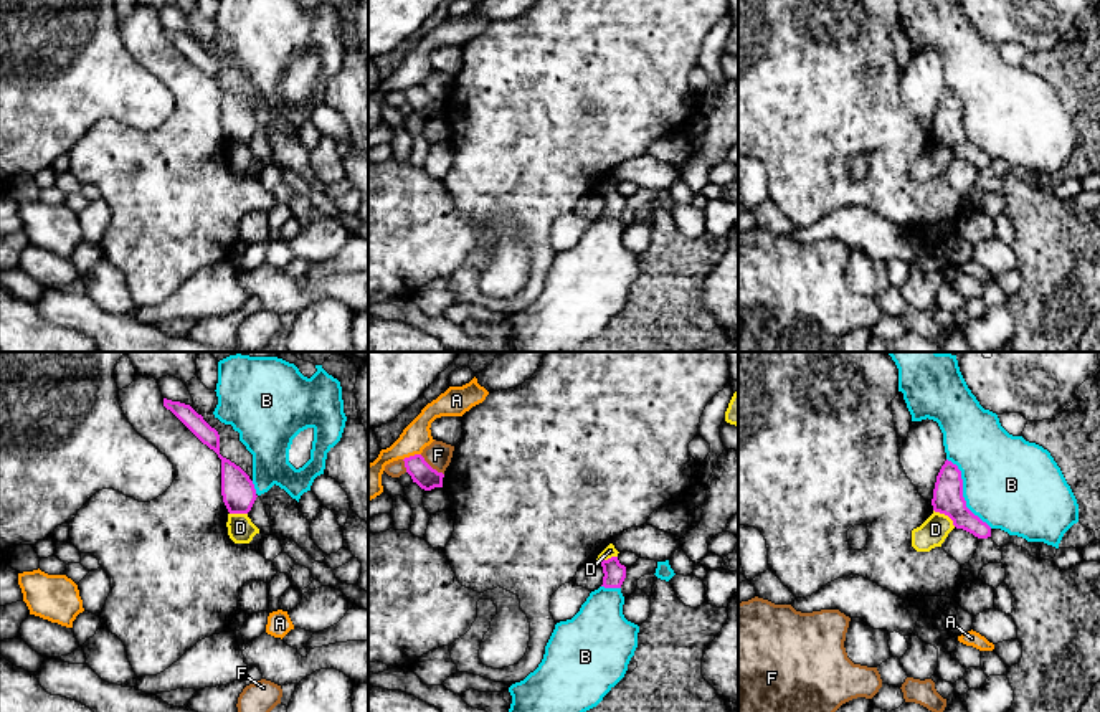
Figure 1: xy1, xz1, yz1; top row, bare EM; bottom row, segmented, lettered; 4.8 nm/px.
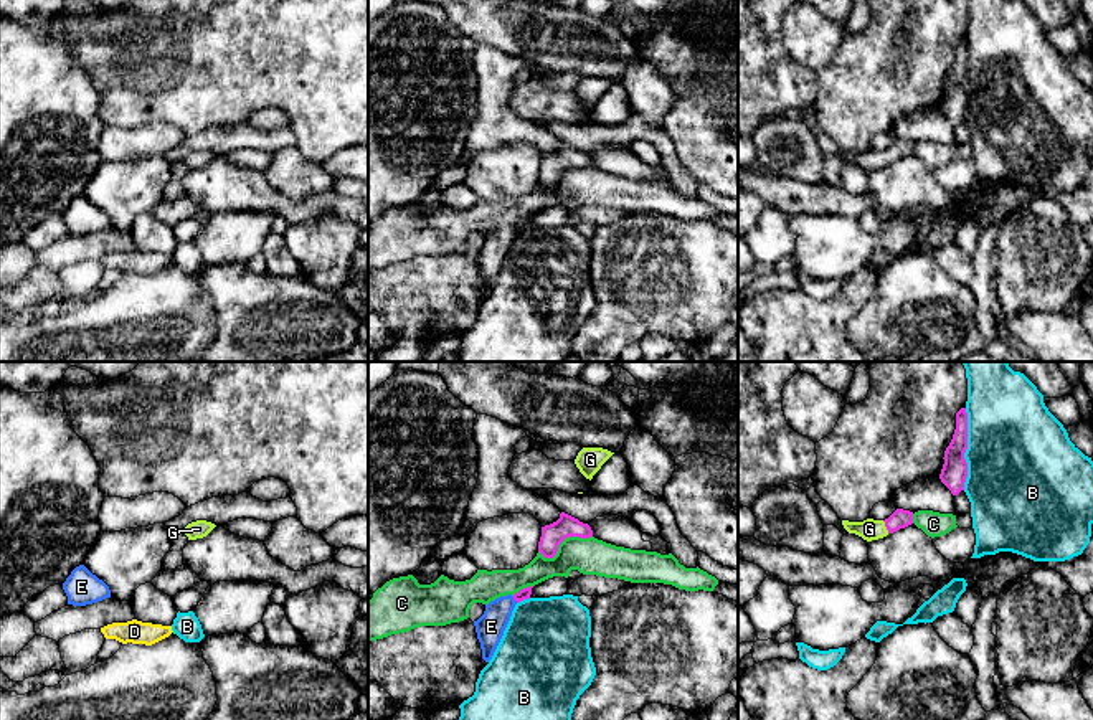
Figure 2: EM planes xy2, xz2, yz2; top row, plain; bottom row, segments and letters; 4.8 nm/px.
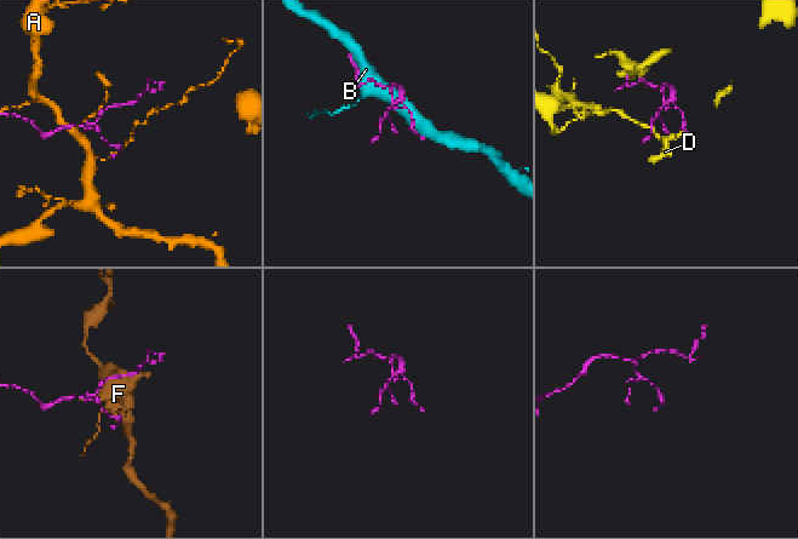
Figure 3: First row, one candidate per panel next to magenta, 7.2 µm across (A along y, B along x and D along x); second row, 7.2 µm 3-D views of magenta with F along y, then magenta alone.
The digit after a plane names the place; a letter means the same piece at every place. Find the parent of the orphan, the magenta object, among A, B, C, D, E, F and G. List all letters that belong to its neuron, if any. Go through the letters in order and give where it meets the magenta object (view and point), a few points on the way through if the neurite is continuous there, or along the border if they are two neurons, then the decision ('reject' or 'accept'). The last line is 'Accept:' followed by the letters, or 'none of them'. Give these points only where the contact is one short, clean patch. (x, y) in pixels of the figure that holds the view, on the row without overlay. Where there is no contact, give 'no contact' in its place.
A: meets magenta in xz1 at (412, 86); reject
B: meets magenta in yz2 at (966, 78); reject
C: meets magenta in xz2 at (562, 170); reject
D: meets magenta in yz1 at (945, 144); border along yz1 (934, 139), (945, 144), (955, 156); reject
E: meets magenta in xz2 at (515, 230); reject
F: meets magenta in xz1 at (430, 96); border along xz1 (420, 85), (443, 104); reject
G: meets magenta in yz2 at (885, 156); runs through yz2 (900, 149), (885, 156), (869, 159); accept
Accept: G

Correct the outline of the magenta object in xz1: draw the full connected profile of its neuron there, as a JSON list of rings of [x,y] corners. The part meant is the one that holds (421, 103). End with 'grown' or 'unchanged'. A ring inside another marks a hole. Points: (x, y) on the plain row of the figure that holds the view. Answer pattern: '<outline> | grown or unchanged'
[[[421,84],[405,88],[406,102],[411,106],[421,119],[431,121],[434,117],[443,117],[443,102],[433,99]]] | unchanged

